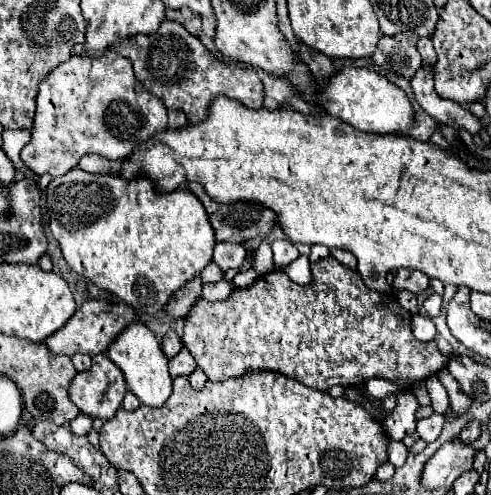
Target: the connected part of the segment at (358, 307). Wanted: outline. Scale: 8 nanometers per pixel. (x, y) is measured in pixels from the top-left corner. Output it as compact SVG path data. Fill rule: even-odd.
M333 257L311 263L311 271L313 283L307 283L305 287L293 283L283 271L269 271L251 287L235 289L223 303L199 299L193 305L185 319L183 343L209 381L225 381L243 375L249 367L257 367L281 371L283 375L293 377L317 391L327 391L333 385L353 387L373 377L397 383L403 391L409 391L413 383L419 383L447 367L451 355L443 355L435 341L421 343L415 339L411 331L413 315L401 307L393 293L379 293L365 287L357 271L337 263Z

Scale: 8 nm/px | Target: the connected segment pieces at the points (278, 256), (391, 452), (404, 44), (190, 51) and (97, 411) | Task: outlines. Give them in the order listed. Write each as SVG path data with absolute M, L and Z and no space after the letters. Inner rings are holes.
M273 241L271 249L273 249L273 263L277 267L287 267L299 257L299 251L289 241Z
M387 439L387 455L389 455L389 461L395 465L395 467L401 467L407 459L407 447L401 443L401 441L393 441L393 439Z
M381 37L377 43L377 51L373 53L373 63L411 79L415 71L421 67L421 55L417 45L411 41L397 41L393 37Z
M163 21L159 31L151 33L151 35L133 35L133 37L121 39L119 43L113 45L113 49L119 51L123 57L131 59L137 81L149 93L161 97L165 107L167 107L167 111L171 111L171 109L183 111L187 115L189 123L201 123L203 119L207 119L209 107L213 103L213 97L217 97L217 95L225 95L229 99L235 99L235 101L239 101L239 103L243 103L245 107L251 107L251 109L263 109L265 93L263 93L263 83L257 77L257 73L253 69L249 69L249 67L227 65L225 61L219 61L217 57L213 57L207 51L207 47L197 37L193 37L189 31L185 31L183 25L179 25L175 21Z
M105 353L95 355L91 369L77 373L69 385L69 397L79 407L79 411L103 421L117 413L125 391L127 383L121 375L121 369L113 365Z

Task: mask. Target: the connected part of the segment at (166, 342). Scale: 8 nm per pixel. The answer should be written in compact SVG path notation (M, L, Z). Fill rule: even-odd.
M173 329L167 331L165 337L163 337L163 341L161 341L163 353L171 359L171 357L175 357L181 351L181 347L183 347L183 343L181 343L181 337L177 335L177 331L173 331Z

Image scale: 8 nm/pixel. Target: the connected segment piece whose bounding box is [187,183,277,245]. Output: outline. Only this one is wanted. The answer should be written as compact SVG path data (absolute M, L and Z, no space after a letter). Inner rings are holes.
M201 183L187 185L191 193L199 197L203 203L209 221L215 229L217 241L227 243L243 243L255 237L265 239L277 227L277 213L269 211L269 207L261 207L261 203L217 203L211 199Z

